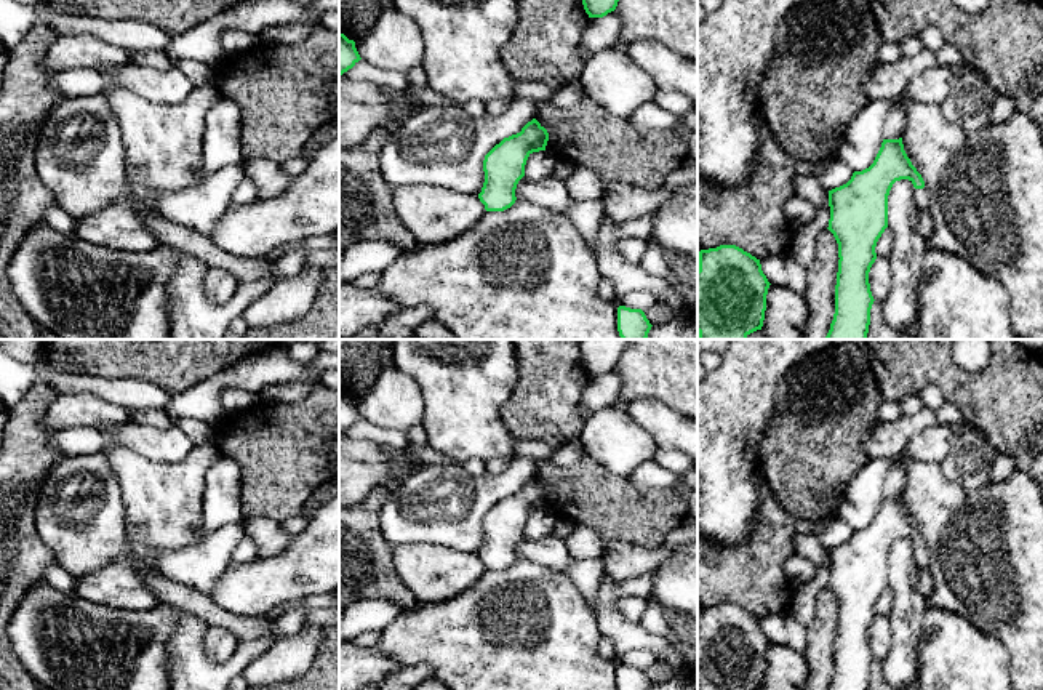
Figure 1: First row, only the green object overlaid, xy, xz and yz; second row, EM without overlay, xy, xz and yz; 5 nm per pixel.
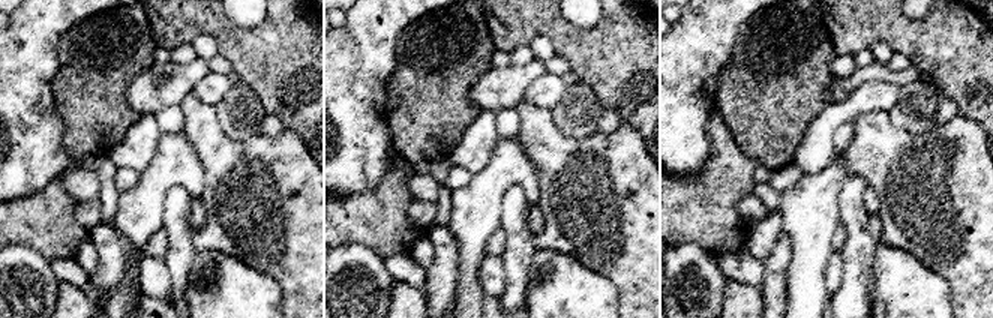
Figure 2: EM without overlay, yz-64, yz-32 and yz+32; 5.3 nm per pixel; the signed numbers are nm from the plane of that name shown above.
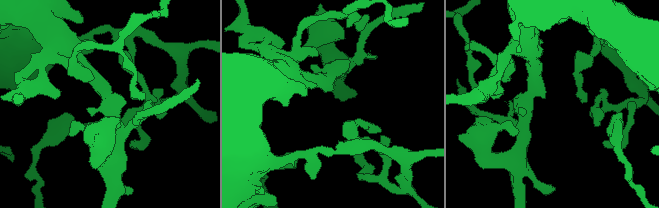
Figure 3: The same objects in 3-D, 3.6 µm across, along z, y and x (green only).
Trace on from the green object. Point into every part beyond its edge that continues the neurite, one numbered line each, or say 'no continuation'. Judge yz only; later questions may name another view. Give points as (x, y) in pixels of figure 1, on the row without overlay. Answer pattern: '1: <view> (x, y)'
1: yz (922, 556)

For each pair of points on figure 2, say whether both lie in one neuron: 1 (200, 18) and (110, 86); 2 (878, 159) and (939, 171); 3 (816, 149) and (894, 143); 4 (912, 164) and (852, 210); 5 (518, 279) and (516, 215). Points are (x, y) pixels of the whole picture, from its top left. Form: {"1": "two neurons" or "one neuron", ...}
{"1": "two neurons", "2": "one neuron", "3": "two neurons", "4": "two neurons", "5": "one neuron"}

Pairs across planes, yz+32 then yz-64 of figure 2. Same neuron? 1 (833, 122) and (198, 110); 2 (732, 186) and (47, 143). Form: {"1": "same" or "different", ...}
{"1": "different", "2": "different"}

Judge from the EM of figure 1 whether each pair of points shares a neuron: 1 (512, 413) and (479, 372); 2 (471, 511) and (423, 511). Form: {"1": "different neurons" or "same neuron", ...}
{"1": "different neurons", "2": "same neuron"}

